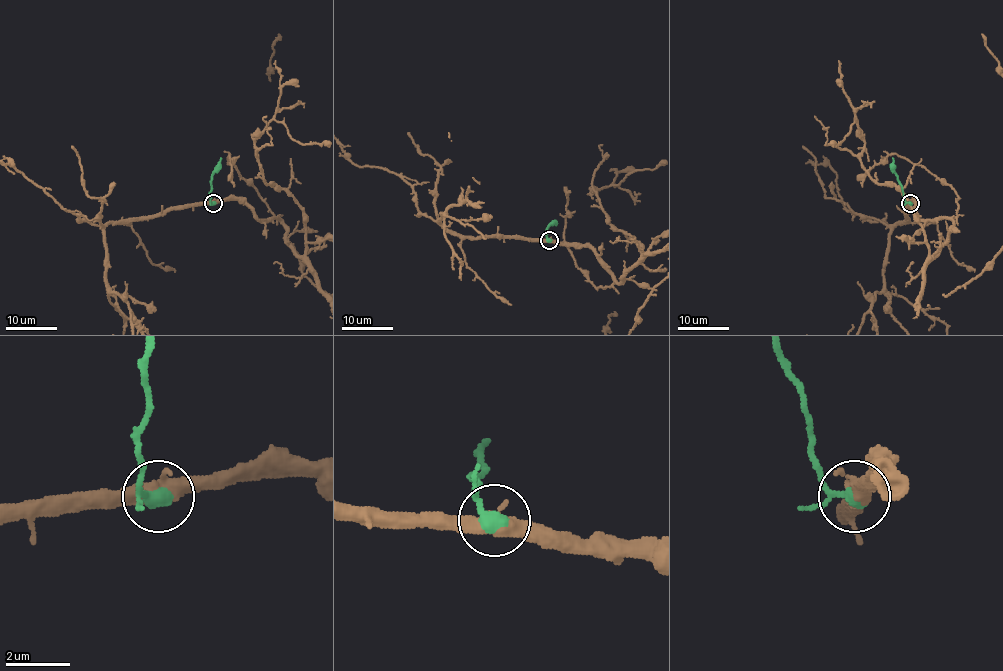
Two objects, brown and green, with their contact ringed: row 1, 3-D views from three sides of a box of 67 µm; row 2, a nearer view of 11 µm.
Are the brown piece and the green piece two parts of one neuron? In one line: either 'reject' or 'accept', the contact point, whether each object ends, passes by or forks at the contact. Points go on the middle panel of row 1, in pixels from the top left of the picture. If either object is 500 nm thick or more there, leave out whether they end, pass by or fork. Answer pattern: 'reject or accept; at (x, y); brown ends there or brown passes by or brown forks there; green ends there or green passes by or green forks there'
accept; at (549, 240)

